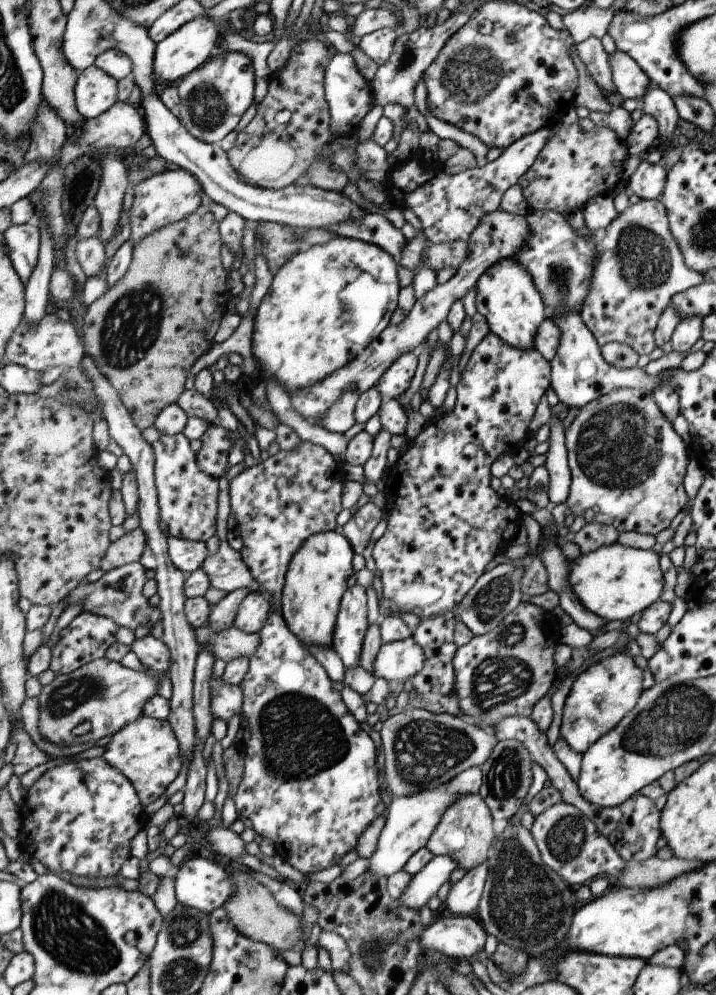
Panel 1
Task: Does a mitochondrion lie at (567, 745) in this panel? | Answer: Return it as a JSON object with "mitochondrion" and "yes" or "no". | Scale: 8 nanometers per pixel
{"mitochondrion":"no"}

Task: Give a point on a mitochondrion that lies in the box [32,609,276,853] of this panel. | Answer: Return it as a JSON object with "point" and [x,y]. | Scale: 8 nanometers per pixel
{"point":[68,697]}

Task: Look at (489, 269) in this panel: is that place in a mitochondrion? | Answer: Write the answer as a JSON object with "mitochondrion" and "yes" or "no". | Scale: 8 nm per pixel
{"mitochondrion":"no"}

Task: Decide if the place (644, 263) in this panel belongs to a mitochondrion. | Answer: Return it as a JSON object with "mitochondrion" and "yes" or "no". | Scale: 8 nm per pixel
{"mitochondrion":"yes"}

